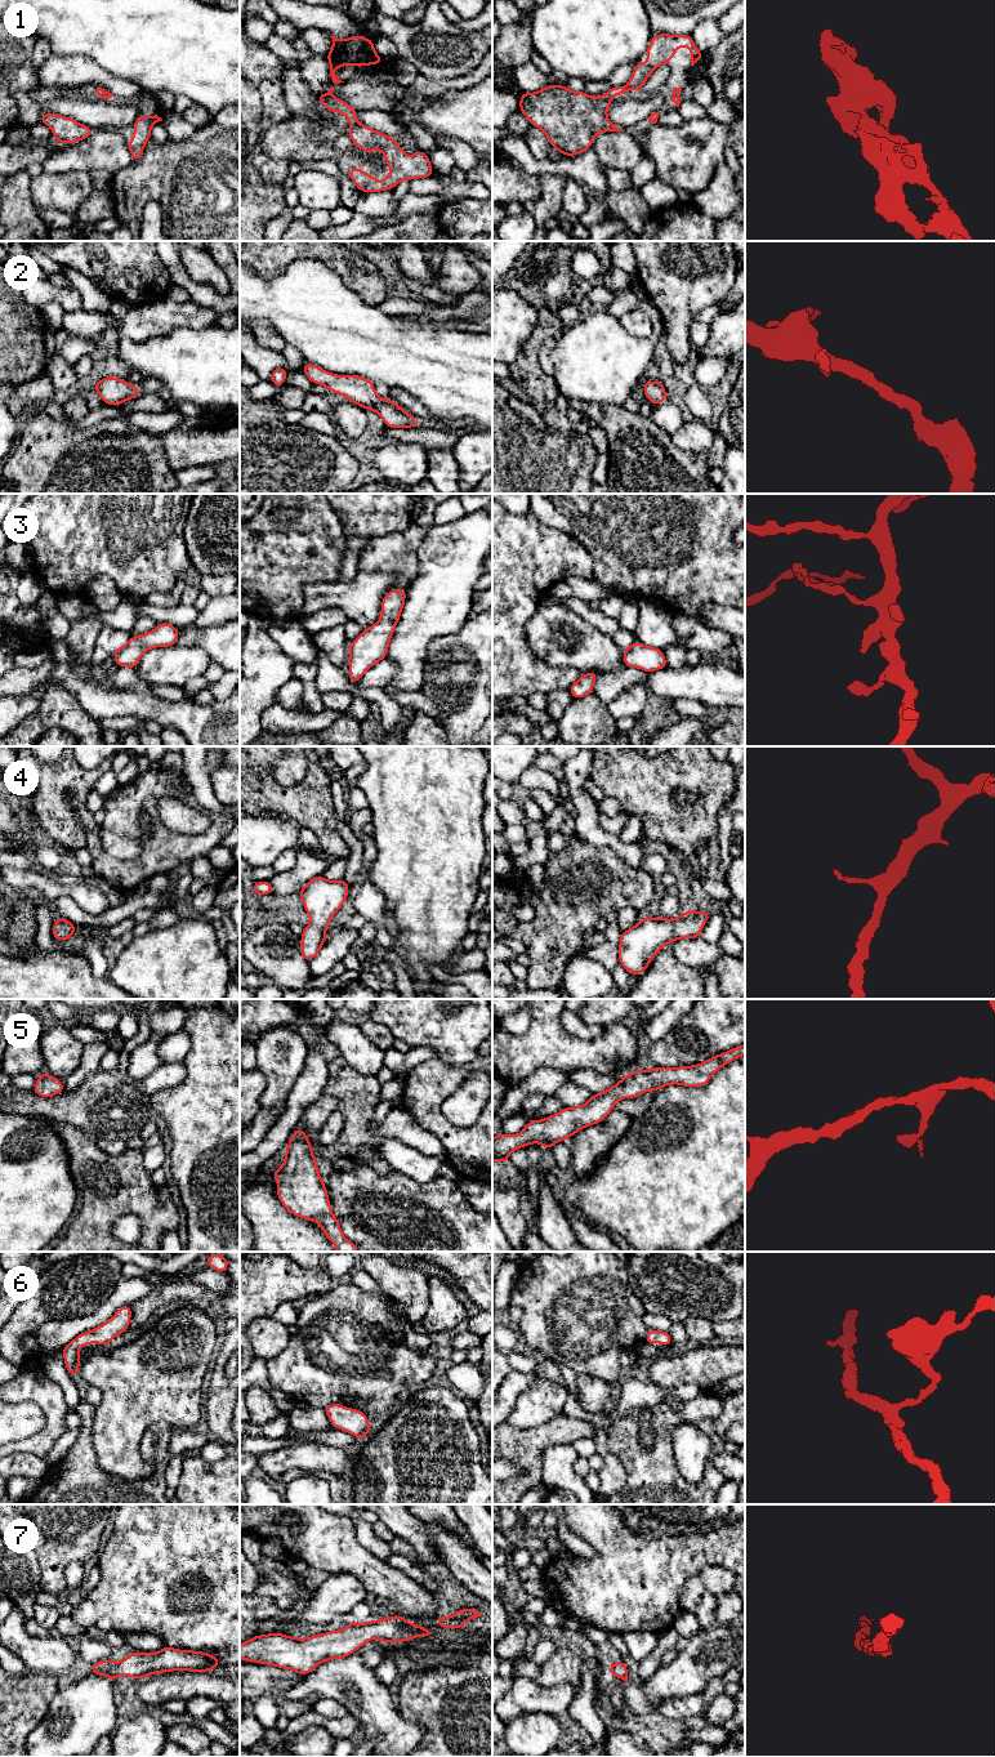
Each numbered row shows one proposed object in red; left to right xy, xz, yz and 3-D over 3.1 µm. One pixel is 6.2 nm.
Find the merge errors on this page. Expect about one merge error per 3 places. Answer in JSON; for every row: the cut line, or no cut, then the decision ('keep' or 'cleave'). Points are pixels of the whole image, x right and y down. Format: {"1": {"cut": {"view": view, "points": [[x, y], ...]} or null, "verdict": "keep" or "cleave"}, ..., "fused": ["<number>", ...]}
{"1": {"cut": null, "verdict": "keep"}, "2": {"cut": null, "verdict": "keep"}, "3": {"cut": null, "verdict": "keep"}, "4": {"cut": null, "verdict": "keep"}, "5": {"cut": null, "verdict": "keep"}, "6": {"cut": null, "verdict": "keep"}, "7": {"cut": null, "verdict": "keep"}, "fused": []}

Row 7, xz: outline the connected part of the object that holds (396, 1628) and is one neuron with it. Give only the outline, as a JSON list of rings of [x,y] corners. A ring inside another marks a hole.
[[[394,1616],[366,1623],[352,1622],[340,1631],[299,1638],[280,1632],[254,1636],[240,1645],[240,1658],[309,1674],[317,1664],[343,1659],[375,1638],[382,1642],[406,1642],[432,1635],[424,1626]]]

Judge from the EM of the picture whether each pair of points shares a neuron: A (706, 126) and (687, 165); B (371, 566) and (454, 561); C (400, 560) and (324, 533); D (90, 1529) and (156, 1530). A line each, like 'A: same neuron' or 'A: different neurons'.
A: same neuron
B: different neurons
C: different neurons
D: different neurons

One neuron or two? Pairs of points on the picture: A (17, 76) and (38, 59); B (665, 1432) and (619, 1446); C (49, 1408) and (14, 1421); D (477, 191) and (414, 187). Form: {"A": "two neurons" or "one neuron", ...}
{"A": "two neurons", "B": "one neuron", "C": "two neurons", "D": "one neuron"}

